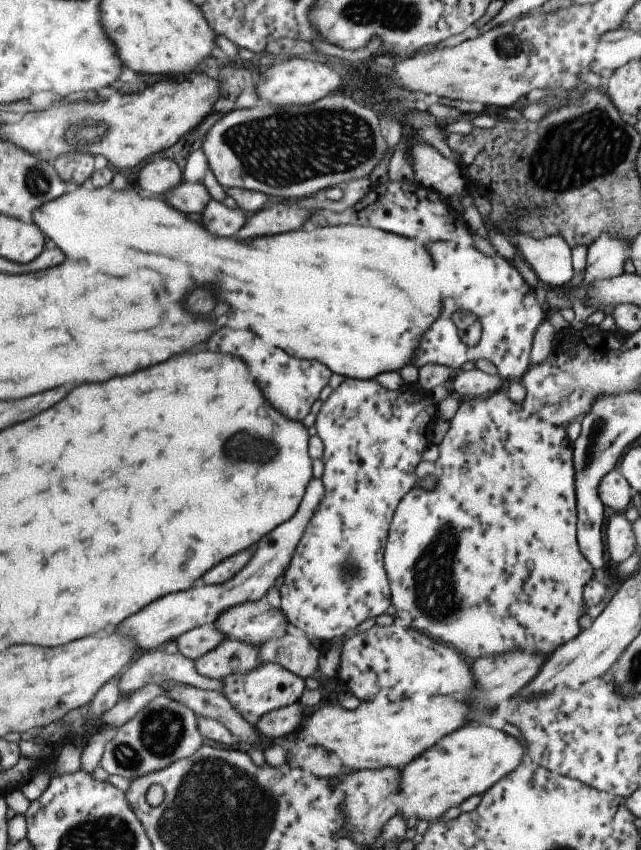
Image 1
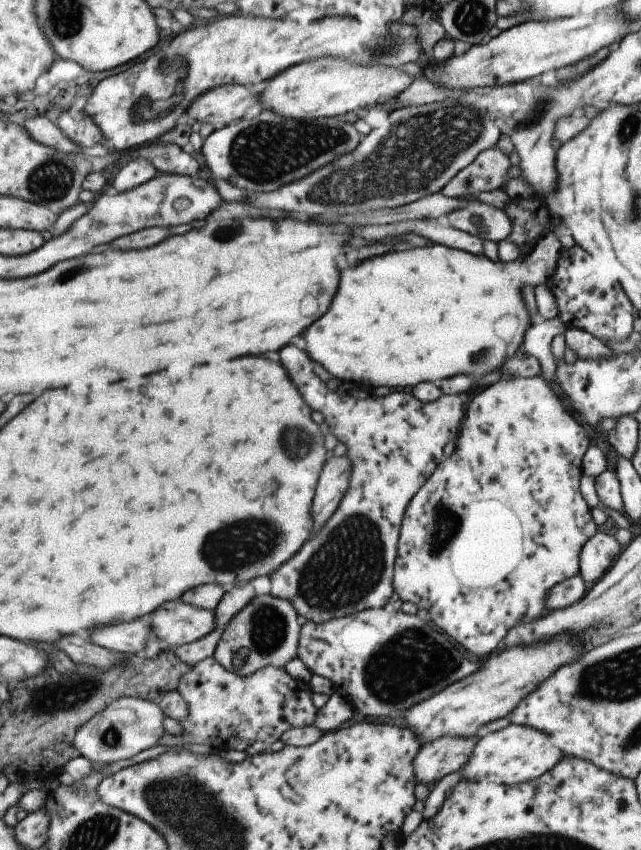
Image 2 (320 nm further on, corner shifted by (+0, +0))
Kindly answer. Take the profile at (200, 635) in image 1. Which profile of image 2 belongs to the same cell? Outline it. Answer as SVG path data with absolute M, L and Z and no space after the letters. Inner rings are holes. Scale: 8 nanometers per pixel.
M149 616L129 622L101 625L89 629L87 641L119 655L142 654L149 630Z

